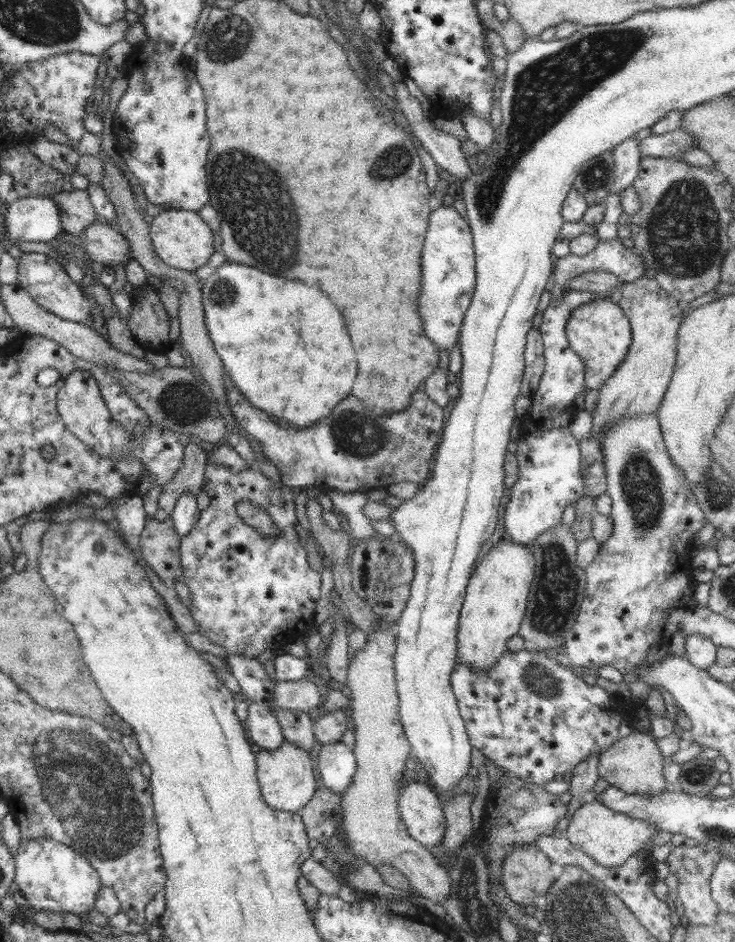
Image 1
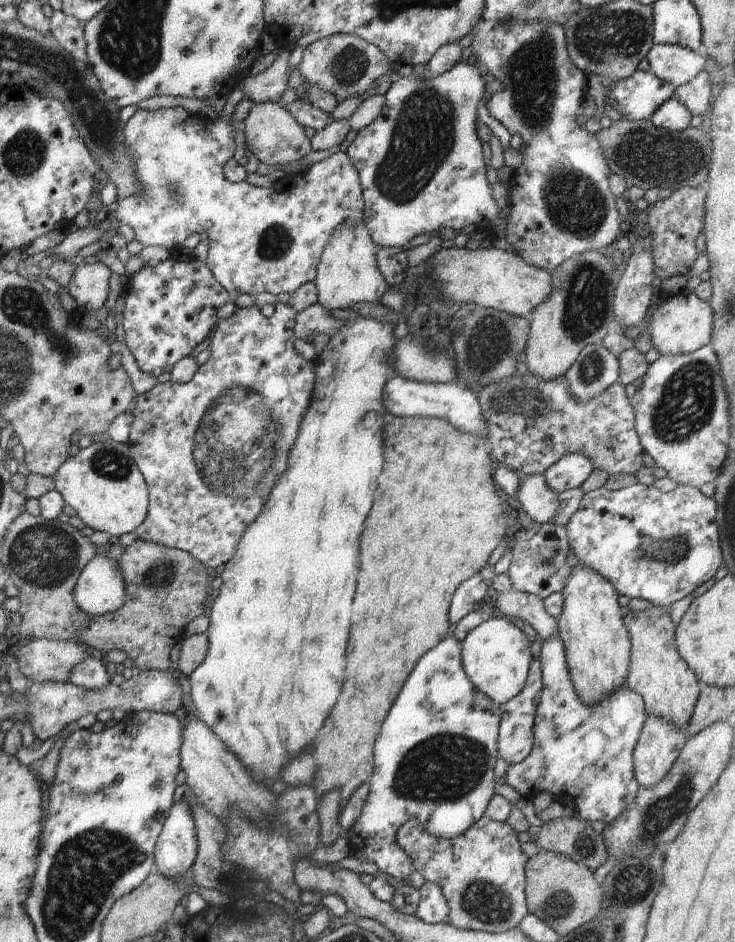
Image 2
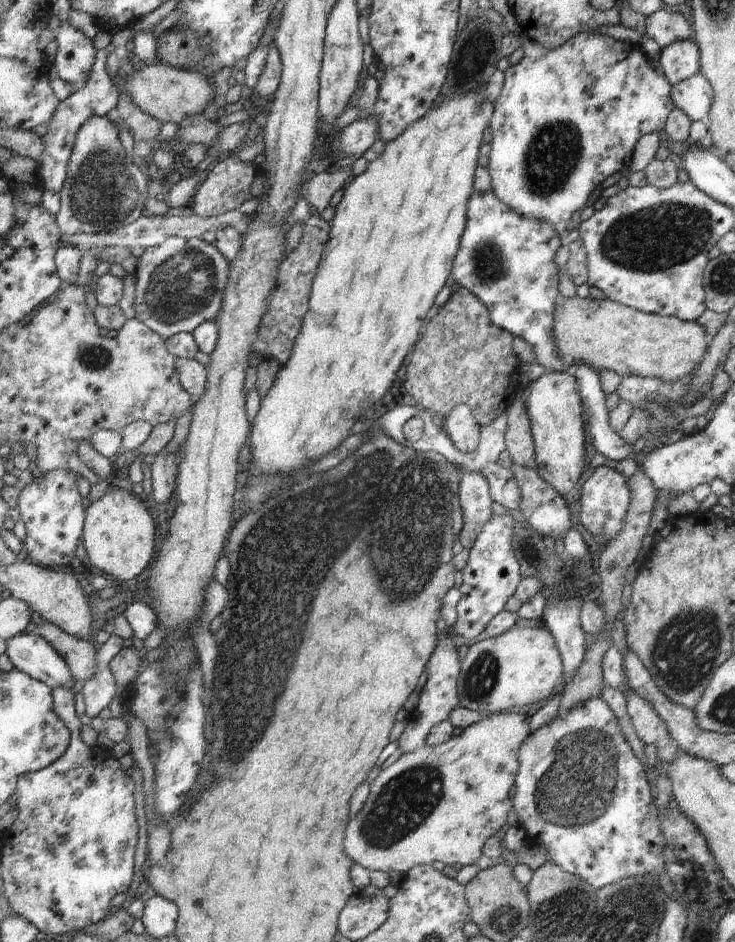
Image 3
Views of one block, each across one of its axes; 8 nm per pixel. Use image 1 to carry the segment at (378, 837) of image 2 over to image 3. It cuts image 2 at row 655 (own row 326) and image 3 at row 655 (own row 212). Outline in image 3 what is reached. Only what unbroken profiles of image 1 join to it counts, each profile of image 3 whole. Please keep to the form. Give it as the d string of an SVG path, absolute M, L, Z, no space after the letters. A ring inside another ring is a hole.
M455 587L448 590L442 599L440 611L446 622L446 635L444 638L439 638L437 640L436 648L431 654L425 668L426 674L428 674L429 677L426 685L419 693L418 705L410 714L408 714L408 717L406 718L406 728L404 732L402 732L400 738L396 741L404 755L413 753L426 745L425 740L430 729L434 725L446 721L449 714L456 707L460 706L457 691L457 678L461 669L462 661L458 659L458 649L454 645L455 639L453 636L454 625L457 620L456 607L460 599L461 592Z

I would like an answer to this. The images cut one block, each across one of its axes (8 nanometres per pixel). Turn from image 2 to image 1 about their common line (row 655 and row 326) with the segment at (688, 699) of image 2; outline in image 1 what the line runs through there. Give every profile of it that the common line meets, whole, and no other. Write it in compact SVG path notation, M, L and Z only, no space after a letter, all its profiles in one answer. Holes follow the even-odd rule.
M642 276L635 281L622 283L616 302L631 324L632 343L626 357L614 375L602 383L592 421L592 433L579 441L581 452L583 496L595 498L606 493L606 471L602 463L602 436L610 426L618 424L624 416L657 414L661 400L672 381L676 364L678 327L684 320L683 303L670 296L655 279Z

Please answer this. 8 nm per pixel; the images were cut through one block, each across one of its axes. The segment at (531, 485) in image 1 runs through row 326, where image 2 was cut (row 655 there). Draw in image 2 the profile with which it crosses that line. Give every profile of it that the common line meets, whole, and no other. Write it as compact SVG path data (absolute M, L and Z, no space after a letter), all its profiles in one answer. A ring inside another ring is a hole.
M558 637L543 642L539 661L543 690L535 710L533 747L522 762L508 767L506 782L527 799L549 792L554 802L570 806L576 816L608 825L632 805L641 787L635 777L633 750L648 715L643 698L624 685L600 703L583 703L570 676L564 643Z

